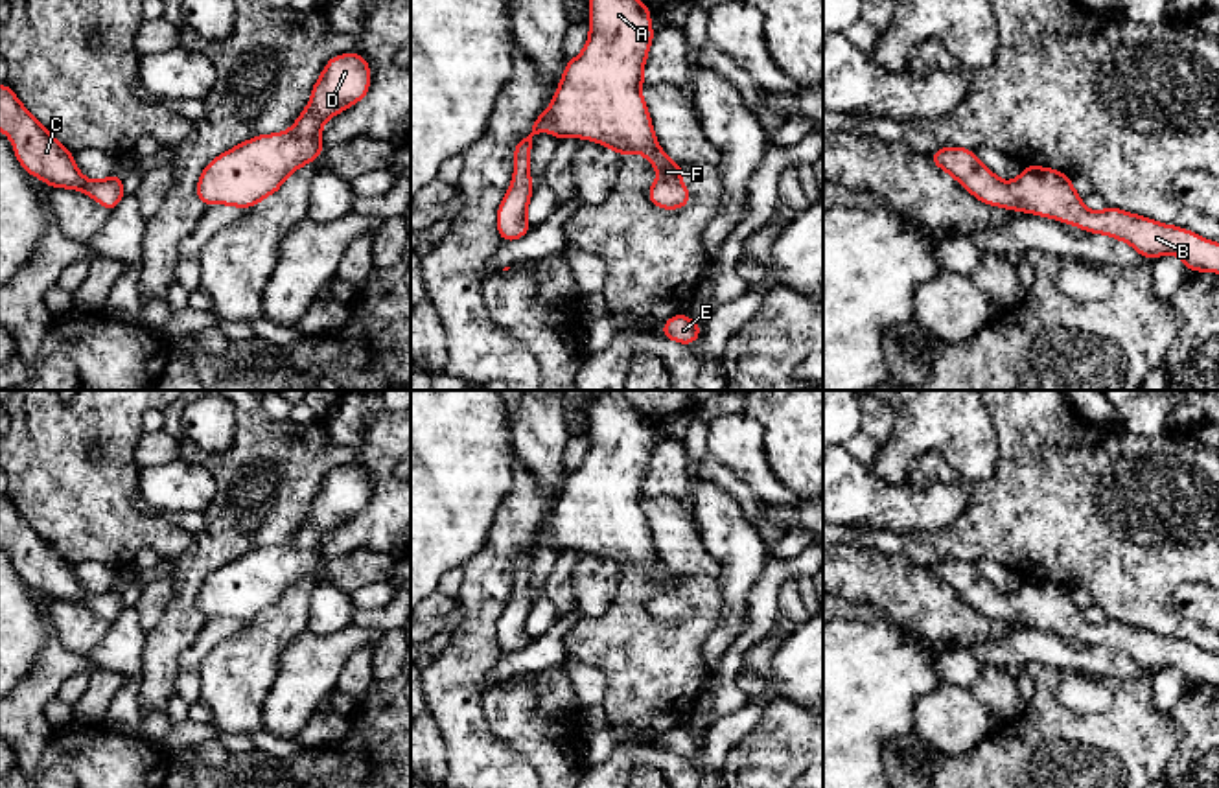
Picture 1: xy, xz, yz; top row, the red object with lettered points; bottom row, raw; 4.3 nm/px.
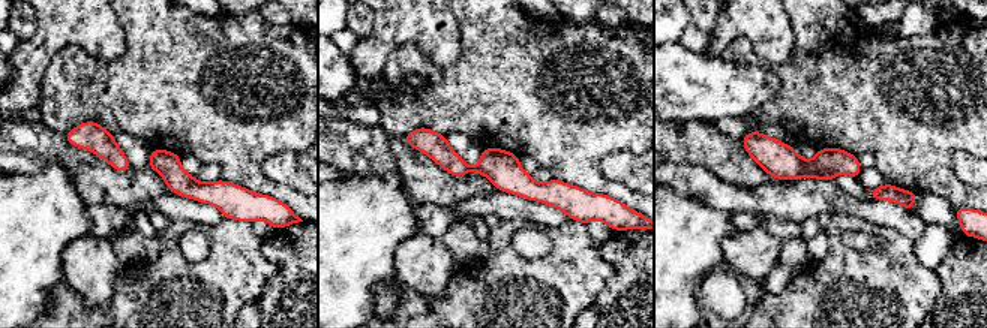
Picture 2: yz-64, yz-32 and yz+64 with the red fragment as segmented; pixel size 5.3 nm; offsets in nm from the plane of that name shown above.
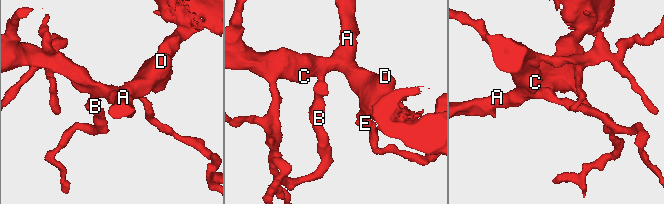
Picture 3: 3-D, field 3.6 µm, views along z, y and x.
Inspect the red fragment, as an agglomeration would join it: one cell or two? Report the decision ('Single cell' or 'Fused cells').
Single cell

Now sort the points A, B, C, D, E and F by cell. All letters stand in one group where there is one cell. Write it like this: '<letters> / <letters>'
A B C D E F

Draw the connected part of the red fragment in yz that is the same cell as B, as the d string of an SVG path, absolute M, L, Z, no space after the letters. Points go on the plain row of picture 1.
M943 560L932 565L930 573L989 619L1059 632L1125 654L1149 674L1175 666L1190 685L1219 687L1219 655L1120 620L1090 624L1074 602L1072 589L1051 580L1026 578L1016 593L1004 595L965 560Z

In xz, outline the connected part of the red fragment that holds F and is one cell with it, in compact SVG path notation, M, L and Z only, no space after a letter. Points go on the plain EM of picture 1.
M600 390L589 411L589 453L565 475L549 521L536 528L530 545L514 560L514 591L497 620L501 654L532 641L527 619L532 609L528 569L540 543L562 550L587 550L619 569L641 565L657 582L648 611L657 620L678 622L691 606L679 591L687 578L672 574L659 560L648 519L641 508L643 479L654 451L652 422L639 414L621 390Z

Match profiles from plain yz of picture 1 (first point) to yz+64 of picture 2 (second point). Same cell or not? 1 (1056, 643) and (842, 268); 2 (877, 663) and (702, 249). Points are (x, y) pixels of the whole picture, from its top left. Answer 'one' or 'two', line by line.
1: two
2: one

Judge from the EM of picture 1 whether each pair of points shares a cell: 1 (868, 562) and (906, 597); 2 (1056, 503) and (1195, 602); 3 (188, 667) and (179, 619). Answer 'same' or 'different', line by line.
1: same
2: different
3: different

